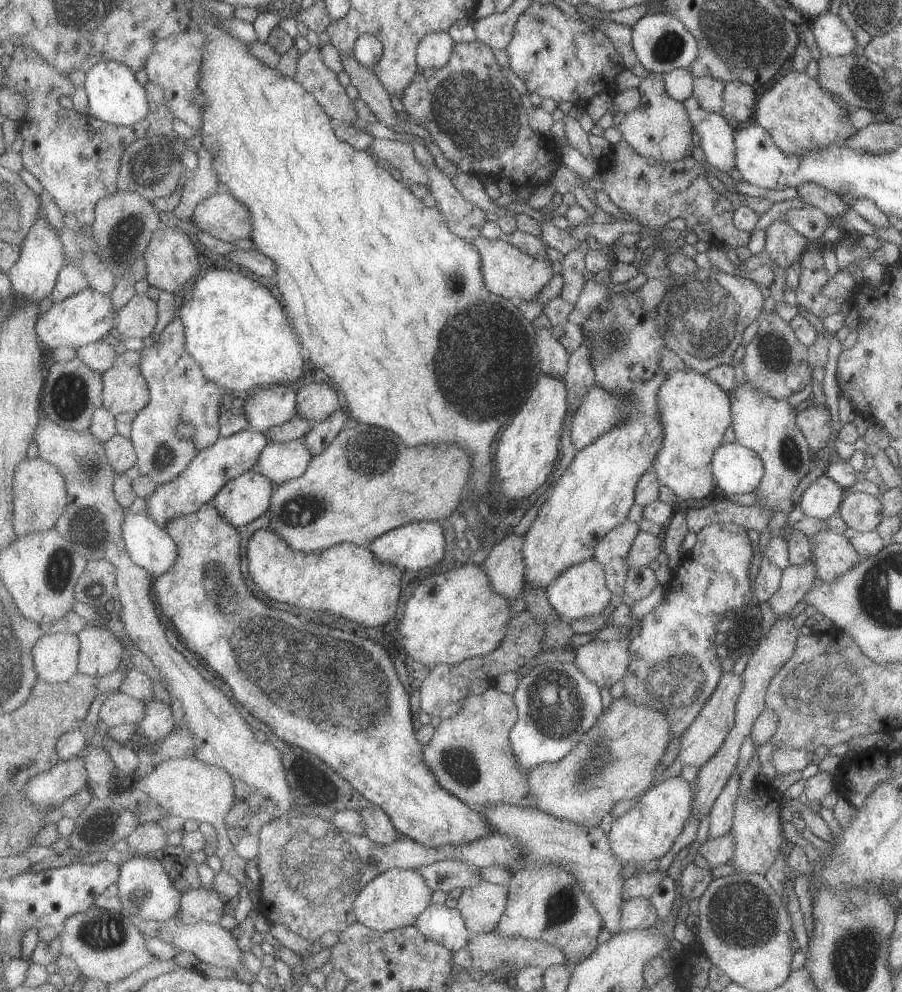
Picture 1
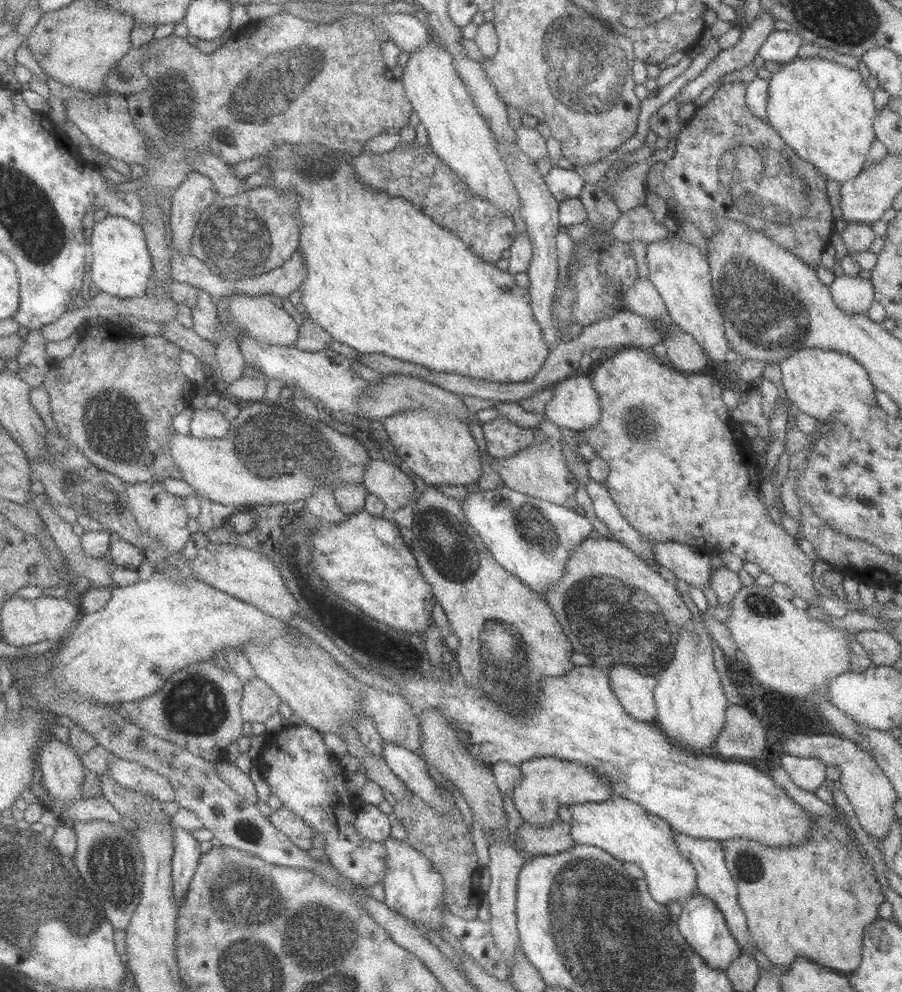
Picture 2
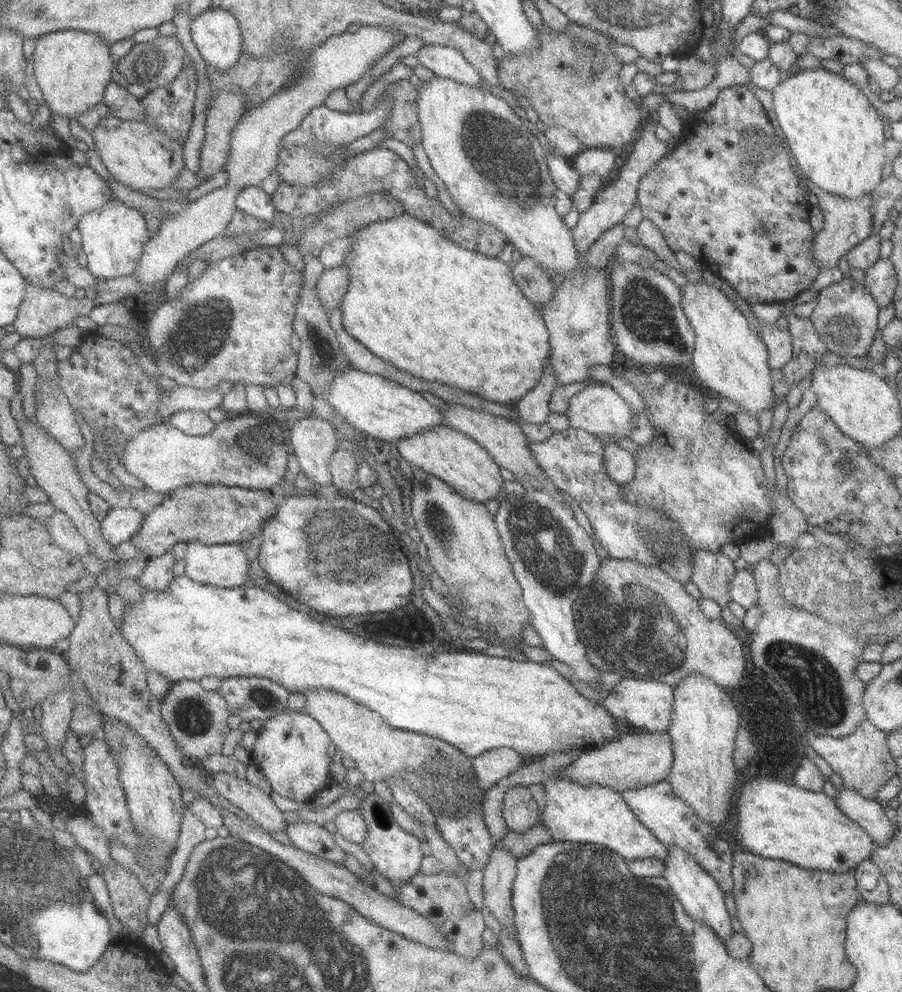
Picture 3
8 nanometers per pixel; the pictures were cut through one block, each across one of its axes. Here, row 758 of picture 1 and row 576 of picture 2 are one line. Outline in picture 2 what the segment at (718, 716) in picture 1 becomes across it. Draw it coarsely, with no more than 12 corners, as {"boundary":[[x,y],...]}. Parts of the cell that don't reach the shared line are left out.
{"boundary":[[652,541],[657,564],[705,590],[710,555],[672,541]]}

